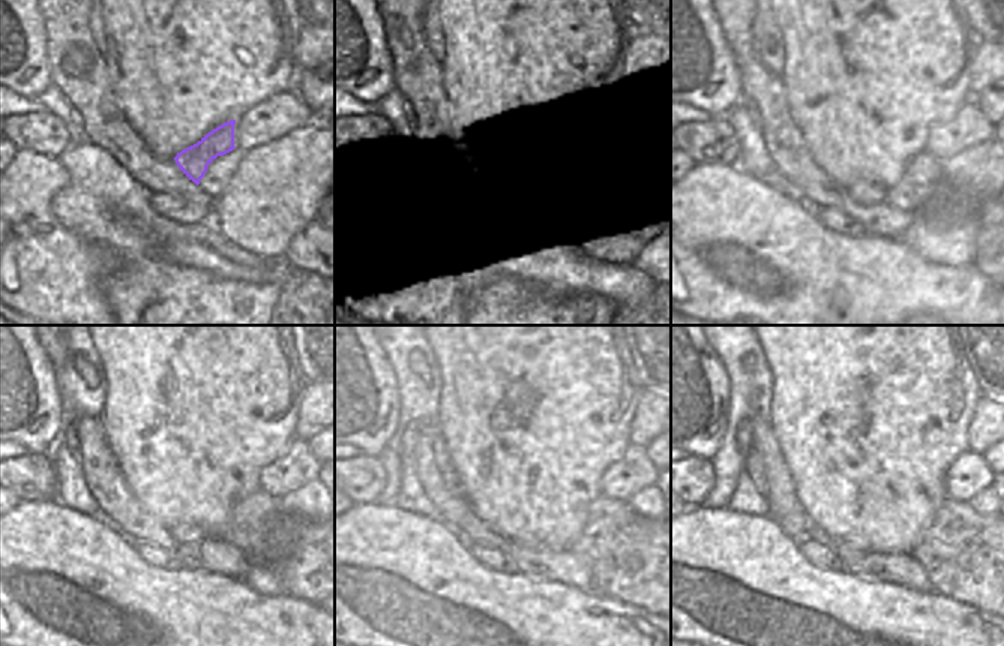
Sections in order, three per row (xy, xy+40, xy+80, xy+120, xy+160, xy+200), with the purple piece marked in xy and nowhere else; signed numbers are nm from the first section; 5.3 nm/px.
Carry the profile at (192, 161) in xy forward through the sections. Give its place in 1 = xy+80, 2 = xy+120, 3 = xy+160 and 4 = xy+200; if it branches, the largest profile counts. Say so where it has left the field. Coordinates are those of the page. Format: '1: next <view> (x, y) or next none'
1: next xy+80 (865, 192)
2: next xy+120 (183, 532)
3: next xy+160 (521, 543)
4: next xy+200 (848, 550)

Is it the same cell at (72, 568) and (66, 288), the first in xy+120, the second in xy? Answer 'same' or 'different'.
same

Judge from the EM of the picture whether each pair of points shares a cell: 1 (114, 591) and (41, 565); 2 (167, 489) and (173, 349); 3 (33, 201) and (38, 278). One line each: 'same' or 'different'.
1: same
2: same
3: same

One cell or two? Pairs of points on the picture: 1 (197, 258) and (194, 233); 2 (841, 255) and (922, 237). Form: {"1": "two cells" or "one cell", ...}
{"1": "two cells", "2": "two cells"}

